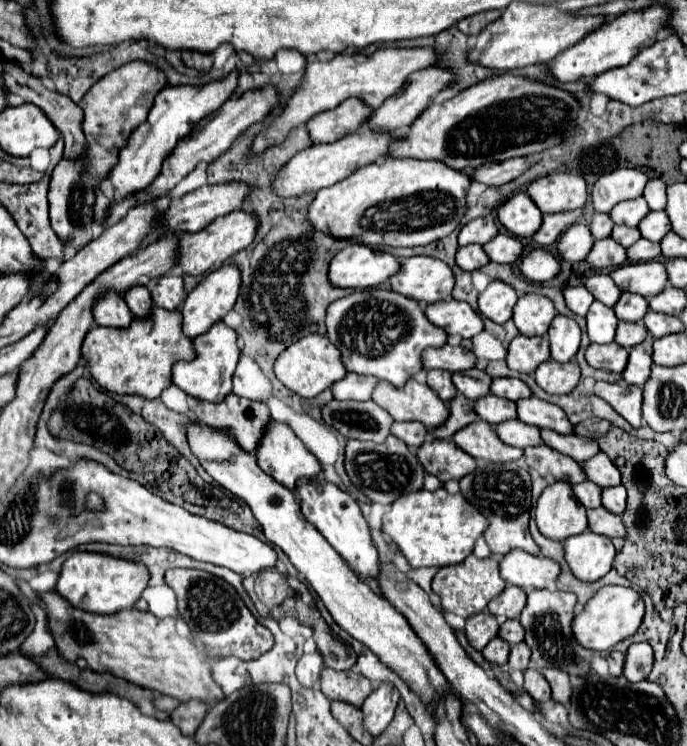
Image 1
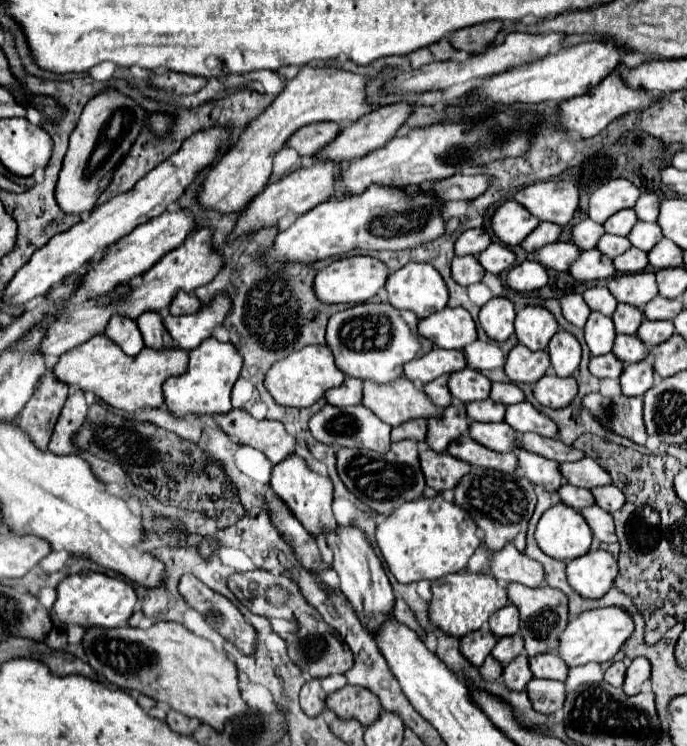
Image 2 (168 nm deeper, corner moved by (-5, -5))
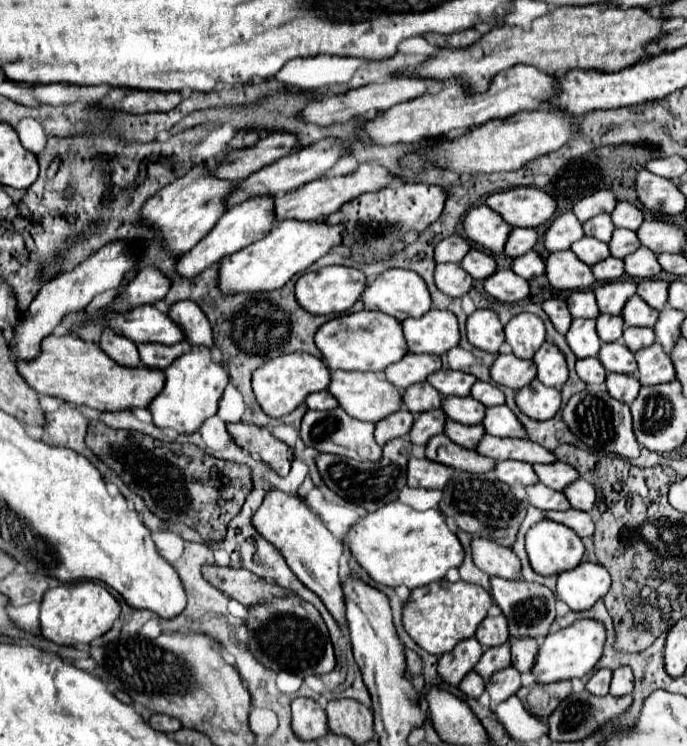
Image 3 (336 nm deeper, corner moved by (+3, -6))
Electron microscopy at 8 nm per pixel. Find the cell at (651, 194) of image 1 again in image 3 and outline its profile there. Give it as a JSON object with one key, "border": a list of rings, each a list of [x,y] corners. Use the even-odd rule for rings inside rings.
{"border":[[[622,201],[612,211],[612,223],[614,223],[614,227],[636,231],[642,225],[642,221],[644,221],[642,219],[642,211],[636,205],[632,205],[632,203]]]}

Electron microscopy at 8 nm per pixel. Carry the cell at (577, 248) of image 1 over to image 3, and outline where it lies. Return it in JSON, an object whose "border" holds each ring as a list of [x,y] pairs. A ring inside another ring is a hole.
{"border":[[[528,251],[522,257],[516,257],[510,267],[522,279],[534,279],[544,273],[544,259],[536,251]]]}

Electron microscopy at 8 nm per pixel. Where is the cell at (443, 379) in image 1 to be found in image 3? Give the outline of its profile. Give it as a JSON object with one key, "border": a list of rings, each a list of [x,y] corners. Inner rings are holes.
{"border":[[[422,381],[410,385],[402,393],[402,403],[406,405],[406,409],[410,409],[412,415],[418,415],[428,409],[438,409],[442,405],[442,395],[428,381]]]}

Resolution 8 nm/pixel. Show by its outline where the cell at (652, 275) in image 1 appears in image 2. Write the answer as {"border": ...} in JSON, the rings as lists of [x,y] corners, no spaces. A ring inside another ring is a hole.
{"border":[[[636,272],[636,274],[616,274],[608,282],[610,292],[618,302],[632,306],[646,306],[652,298],[658,296],[658,284],[654,272]]]}

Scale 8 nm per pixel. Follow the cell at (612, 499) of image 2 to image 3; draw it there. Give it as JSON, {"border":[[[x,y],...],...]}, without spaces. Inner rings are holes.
{"border":[[[576,479],[574,483],[570,483],[570,487],[566,487],[566,491],[562,491],[566,495],[566,499],[570,501],[570,505],[574,509],[580,511],[590,511],[594,507],[596,501],[596,489],[584,481],[584,479]]]}

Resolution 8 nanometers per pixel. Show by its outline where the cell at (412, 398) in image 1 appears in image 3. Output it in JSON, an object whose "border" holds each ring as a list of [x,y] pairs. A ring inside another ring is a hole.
{"border":[[[332,371],[328,391],[338,399],[338,405],[354,419],[360,421],[380,421],[390,413],[402,407],[402,395],[396,387],[392,387],[382,375],[378,373],[362,373],[362,371]]]}

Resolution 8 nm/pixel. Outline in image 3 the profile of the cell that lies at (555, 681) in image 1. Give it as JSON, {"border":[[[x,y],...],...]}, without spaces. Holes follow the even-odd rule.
{"border":[[[508,639],[510,643],[510,651],[512,651],[512,665],[520,671],[520,673],[528,673],[530,667],[534,665],[536,653],[538,653],[538,643],[536,639]]]}

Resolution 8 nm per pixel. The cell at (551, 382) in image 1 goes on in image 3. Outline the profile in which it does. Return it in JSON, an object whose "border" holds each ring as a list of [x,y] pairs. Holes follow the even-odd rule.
{"border":[[[538,379],[516,391],[518,409],[534,421],[548,421],[560,409],[560,391],[550,389]]]}

